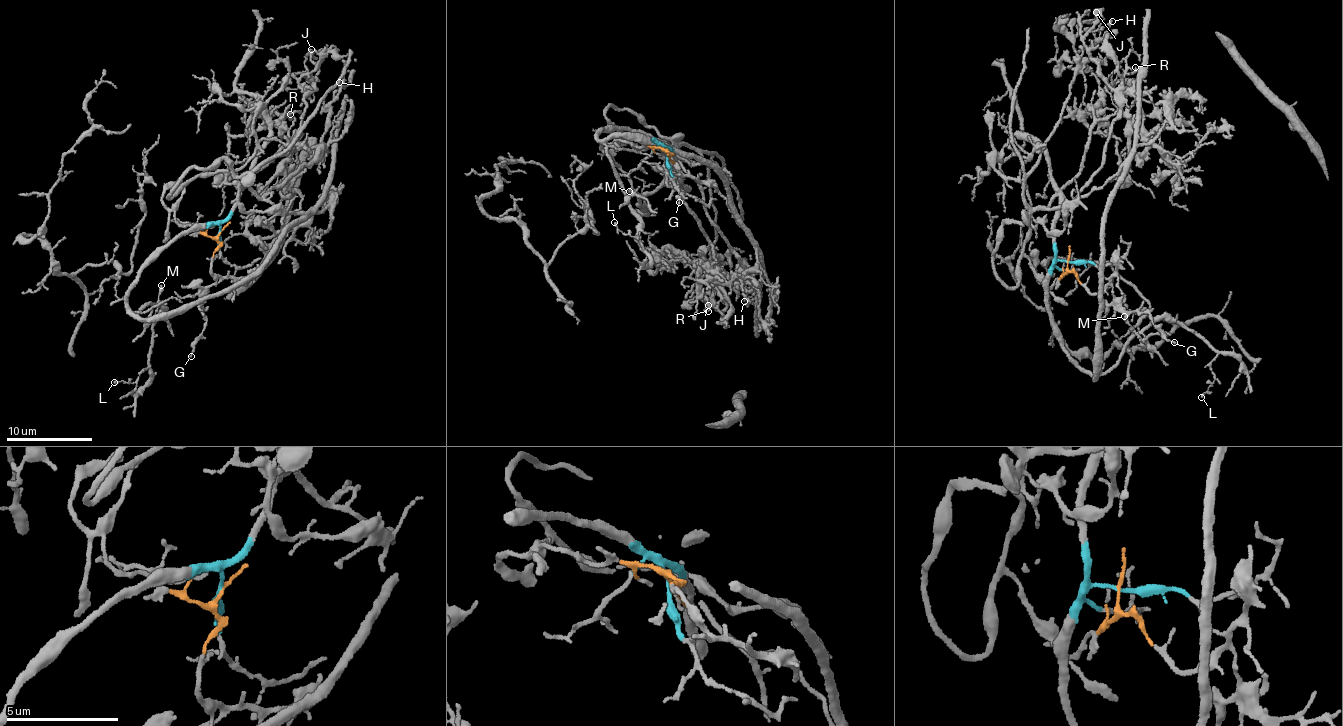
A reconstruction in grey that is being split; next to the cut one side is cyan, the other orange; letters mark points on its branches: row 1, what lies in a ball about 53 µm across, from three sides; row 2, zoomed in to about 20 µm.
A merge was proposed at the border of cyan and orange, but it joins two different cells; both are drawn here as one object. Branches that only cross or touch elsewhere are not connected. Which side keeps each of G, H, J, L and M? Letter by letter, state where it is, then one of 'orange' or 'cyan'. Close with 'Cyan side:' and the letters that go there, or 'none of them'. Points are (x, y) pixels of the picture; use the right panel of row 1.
G: (1174, 342) | orange
H: (1112, 21) | orange
J: (1096, 12) | orange
L: (1201, 397) | cyan
M: (1124, 316) | cyan
Cyan side: L, M

